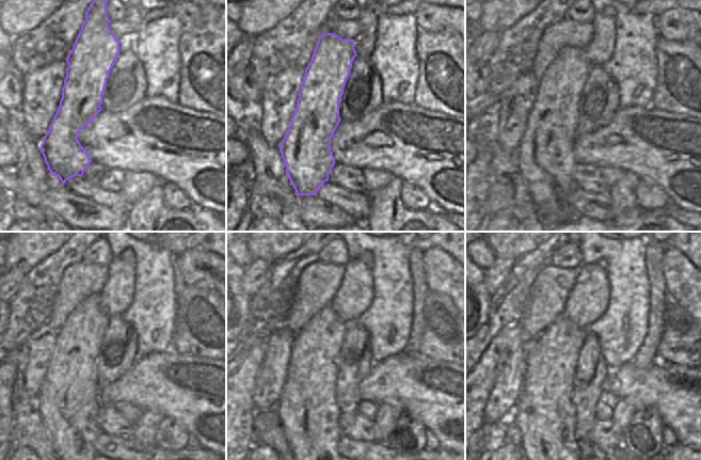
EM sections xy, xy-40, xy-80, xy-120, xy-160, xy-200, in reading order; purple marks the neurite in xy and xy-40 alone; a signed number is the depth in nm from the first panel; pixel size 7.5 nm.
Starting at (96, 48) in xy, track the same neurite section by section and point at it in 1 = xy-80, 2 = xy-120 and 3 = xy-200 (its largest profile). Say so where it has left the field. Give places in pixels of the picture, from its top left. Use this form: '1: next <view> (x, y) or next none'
1: next xy-80 (545, 158)
2: next xy-120 (67, 402)
3: next xy-200 (544, 414)

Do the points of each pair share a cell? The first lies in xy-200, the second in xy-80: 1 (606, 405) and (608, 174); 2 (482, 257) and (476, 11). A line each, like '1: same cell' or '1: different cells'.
1: same cell
2: same cell

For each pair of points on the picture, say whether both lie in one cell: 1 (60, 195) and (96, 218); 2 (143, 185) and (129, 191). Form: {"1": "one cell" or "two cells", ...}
{"1": "one cell", "2": "one cell"}

